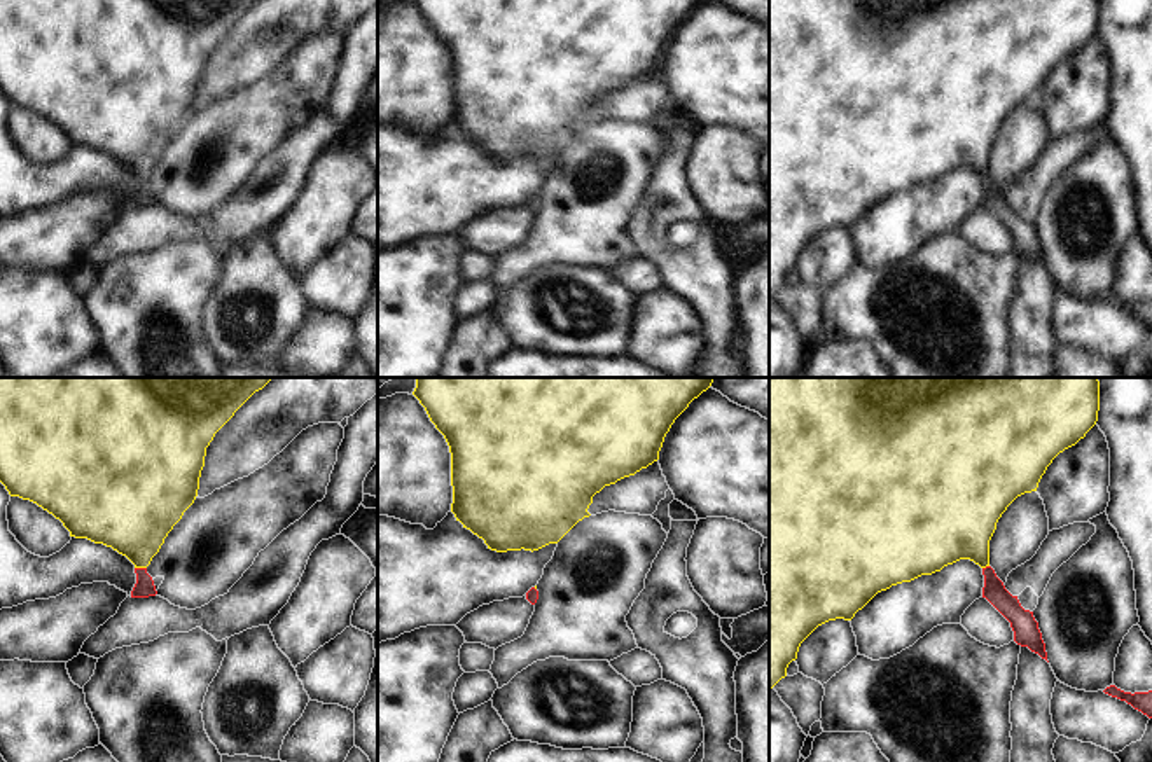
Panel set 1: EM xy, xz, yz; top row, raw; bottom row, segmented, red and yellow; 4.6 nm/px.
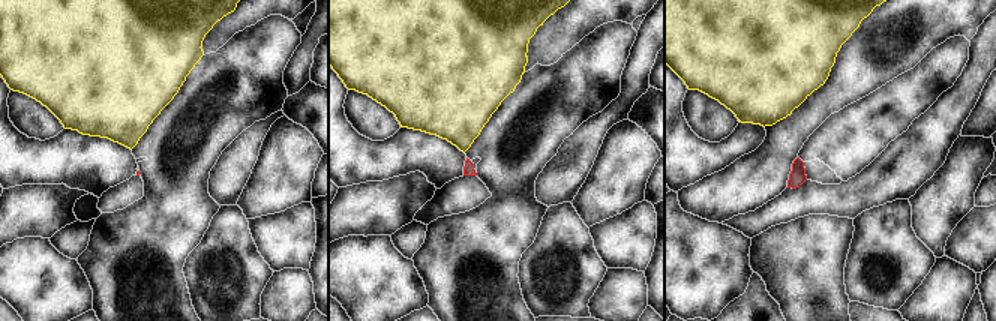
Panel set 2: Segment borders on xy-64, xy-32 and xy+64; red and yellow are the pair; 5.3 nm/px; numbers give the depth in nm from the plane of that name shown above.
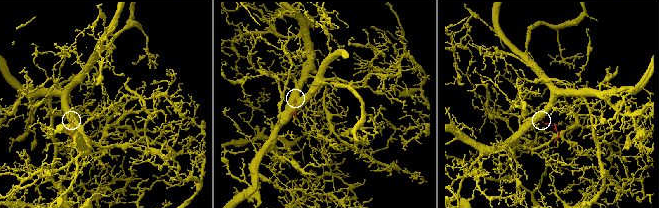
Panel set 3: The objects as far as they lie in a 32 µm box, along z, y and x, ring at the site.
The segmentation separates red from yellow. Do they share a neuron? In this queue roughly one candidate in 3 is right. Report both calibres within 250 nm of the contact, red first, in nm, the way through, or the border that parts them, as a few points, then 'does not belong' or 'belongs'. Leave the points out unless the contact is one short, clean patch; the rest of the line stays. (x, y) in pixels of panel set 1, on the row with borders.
90/360 nm | across xy (144, 588), (140, 568), (140, 539), (133, 516) | belongs

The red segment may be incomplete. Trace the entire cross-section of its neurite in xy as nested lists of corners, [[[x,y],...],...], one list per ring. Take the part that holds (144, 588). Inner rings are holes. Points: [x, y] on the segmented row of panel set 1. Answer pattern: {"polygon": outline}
{"polygon": [[[0,378],[0,482],[52,514],[70,537],[112,547],[135,565],[131,598],[156,596],[147,566],[194,503],[206,447],[271,378]]]}

